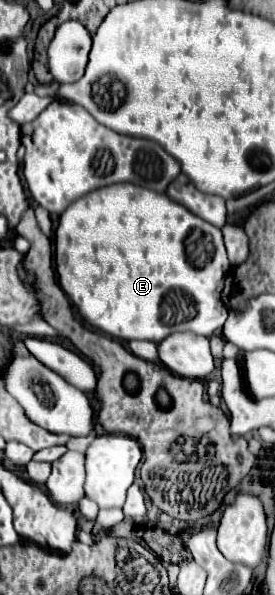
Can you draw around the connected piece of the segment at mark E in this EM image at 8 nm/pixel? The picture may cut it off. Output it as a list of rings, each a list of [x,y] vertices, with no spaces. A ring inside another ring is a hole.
[[[106,186],[106,190],[94,190],[94,194],[74,202],[60,216],[56,228],[56,272],[62,290],[90,326],[120,340],[150,340],[158,344],[166,336],[186,330],[212,336],[214,330],[224,326],[228,316],[220,296],[228,270],[226,248],[216,226],[190,214],[190,210],[166,194],[154,194],[154,190],[142,190],[142,186]],[[188,298],[190,312],[192,308],[196,310],[194,318],[188,312]]]

